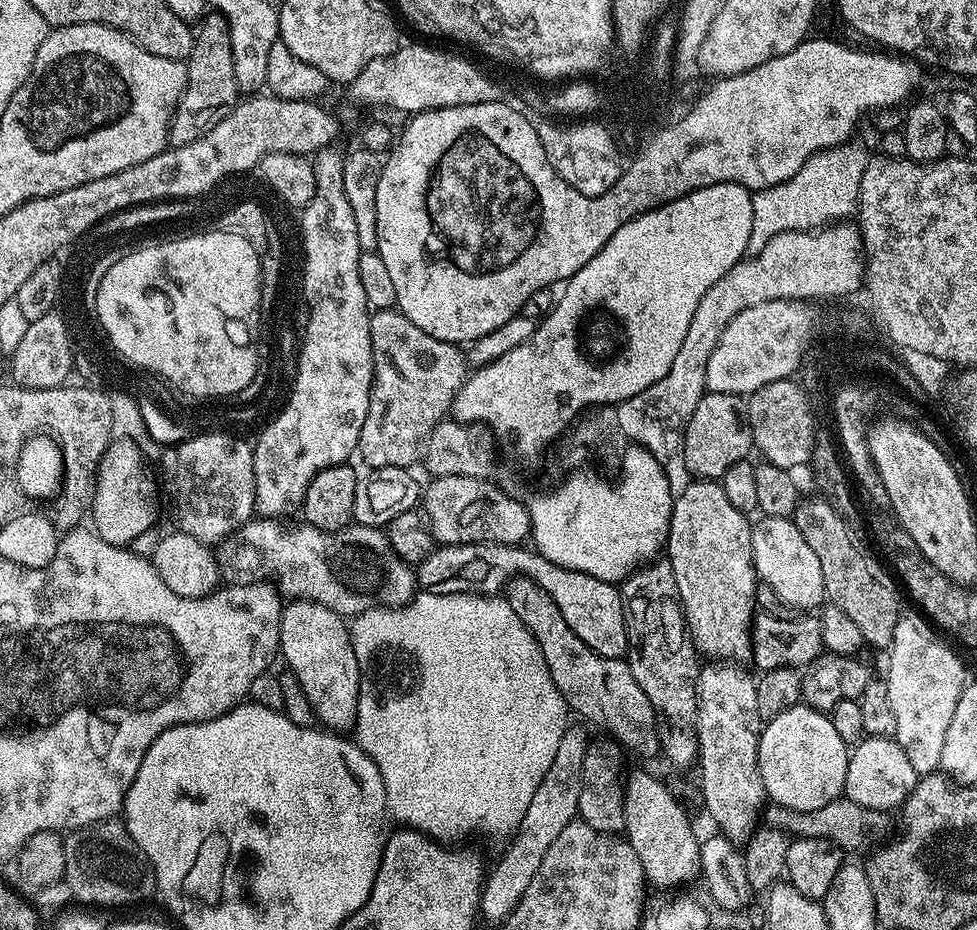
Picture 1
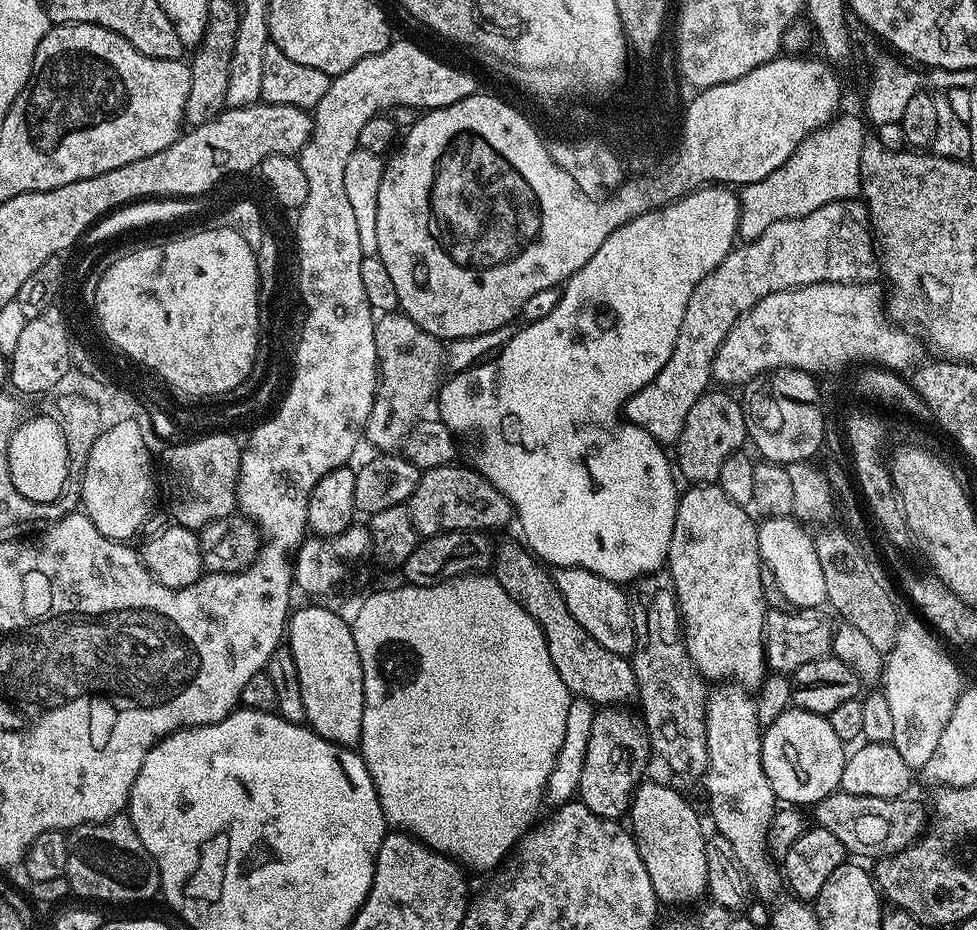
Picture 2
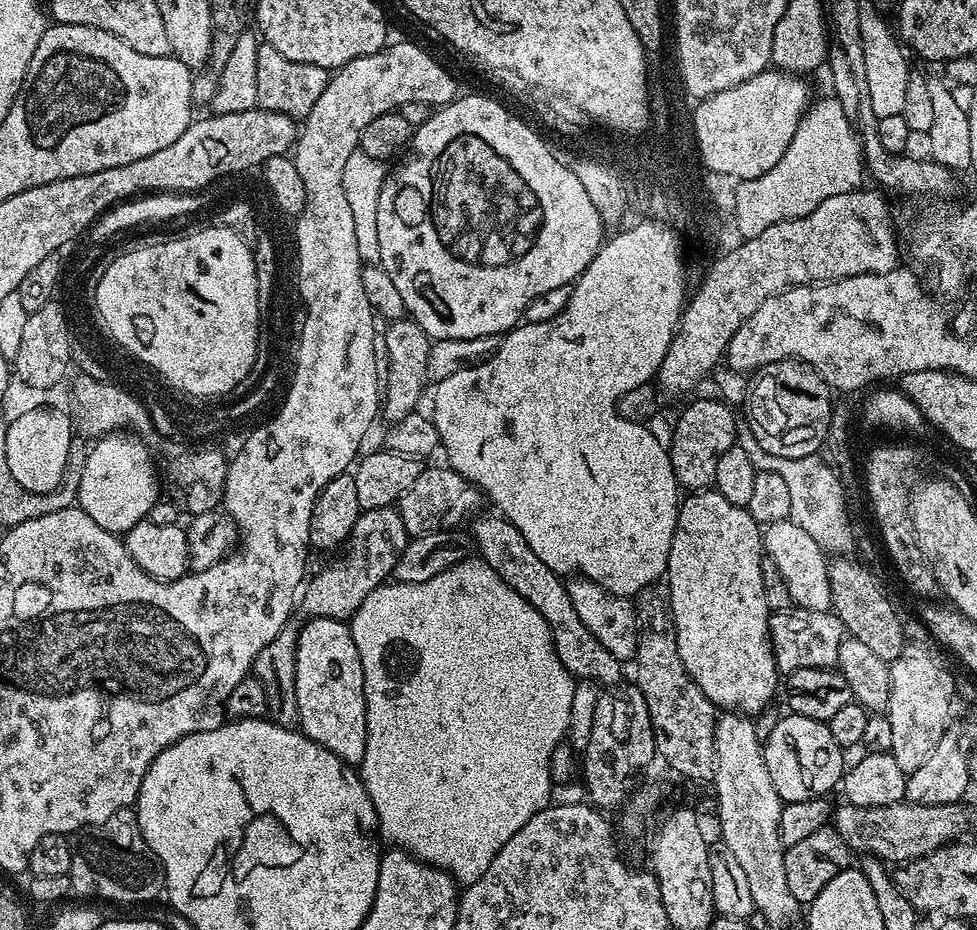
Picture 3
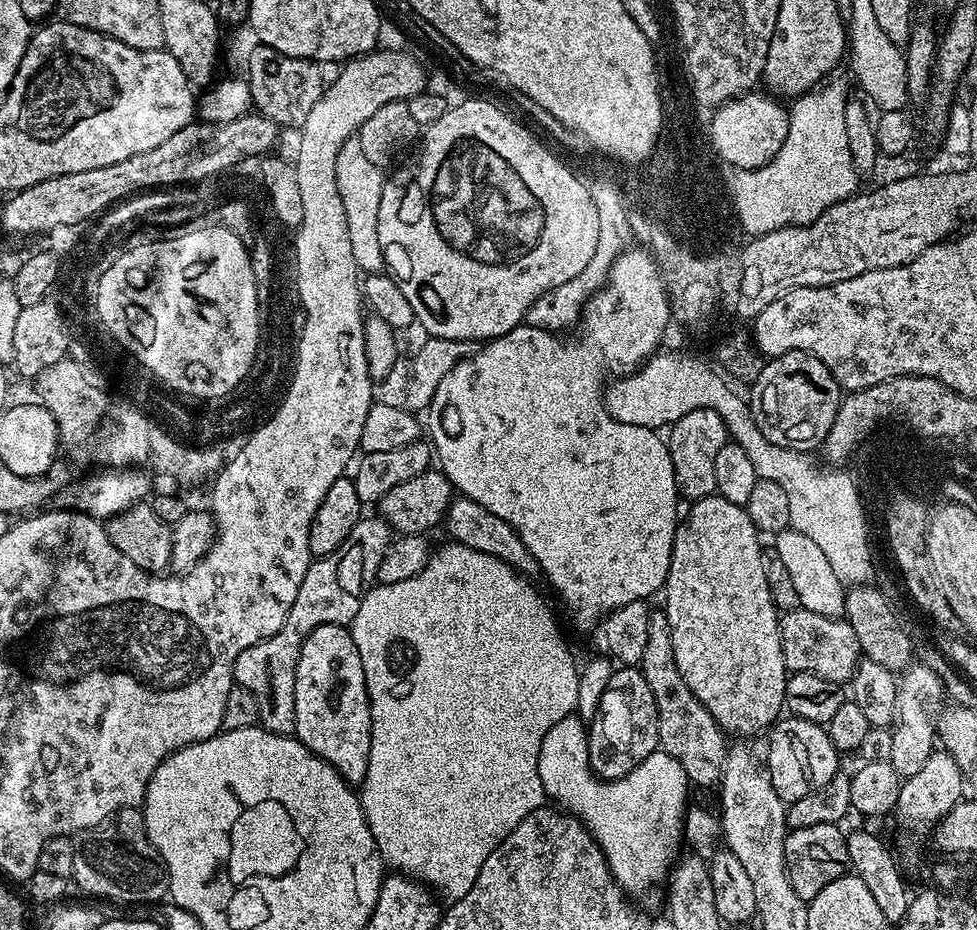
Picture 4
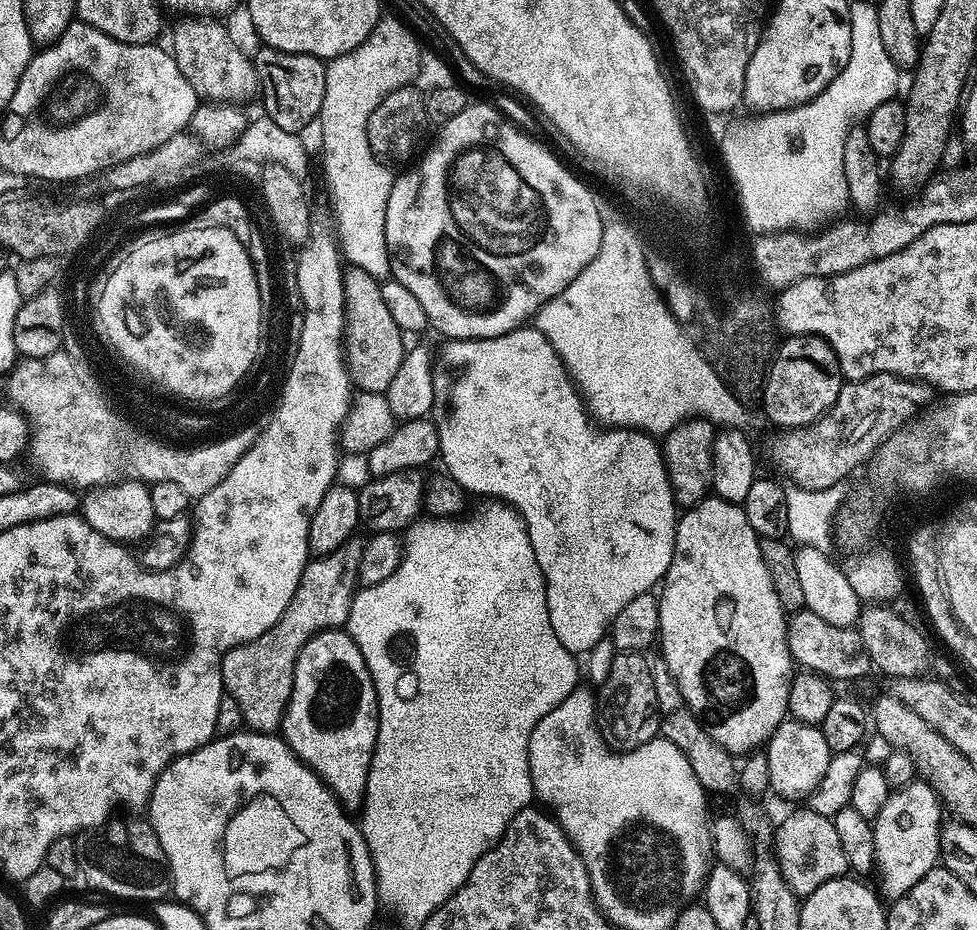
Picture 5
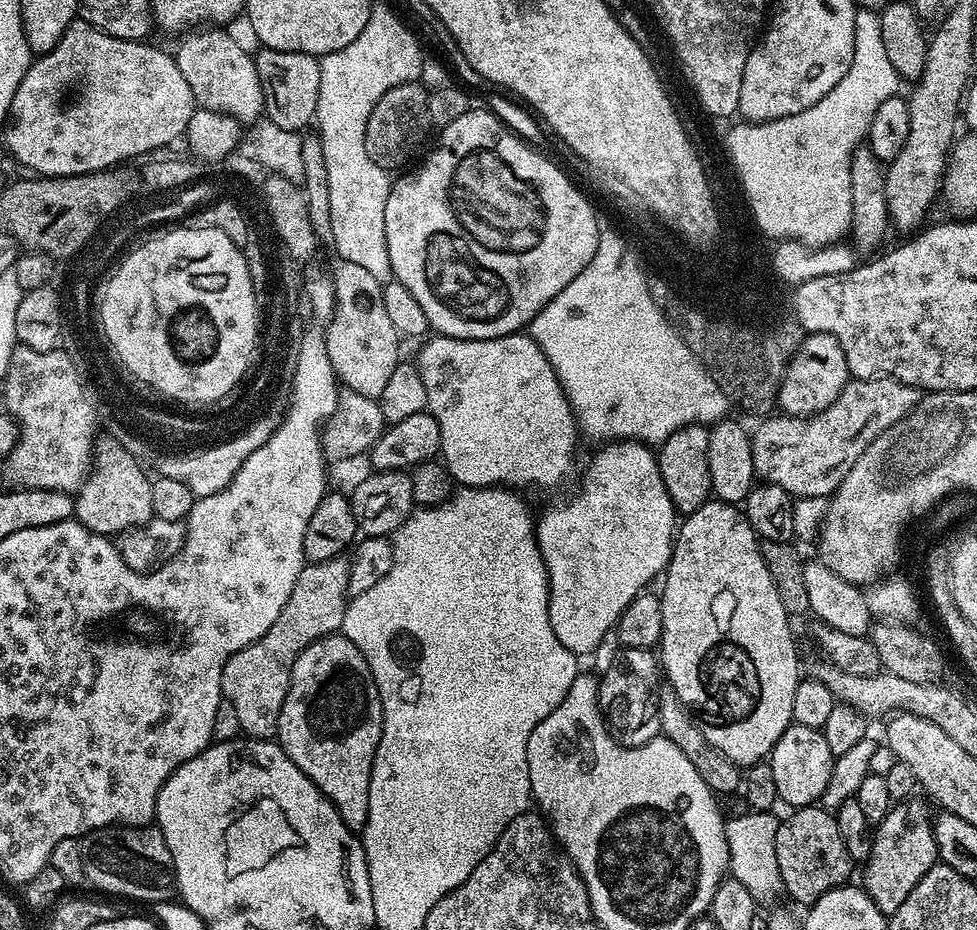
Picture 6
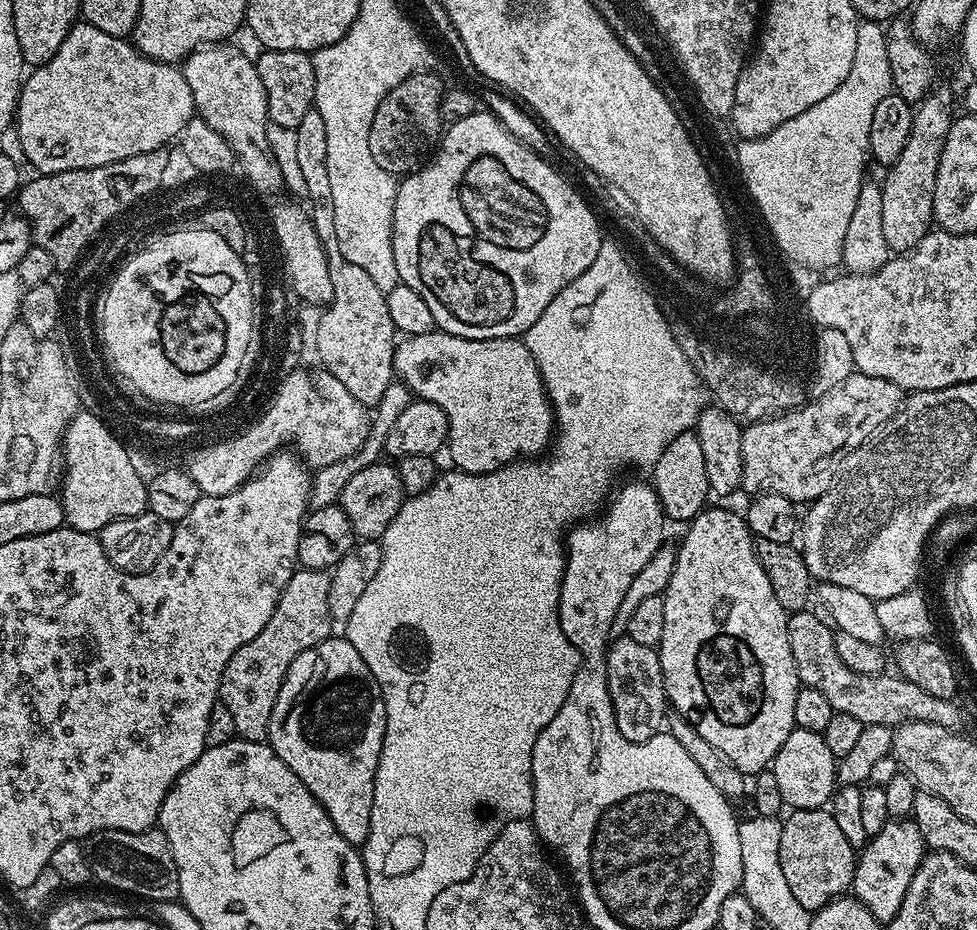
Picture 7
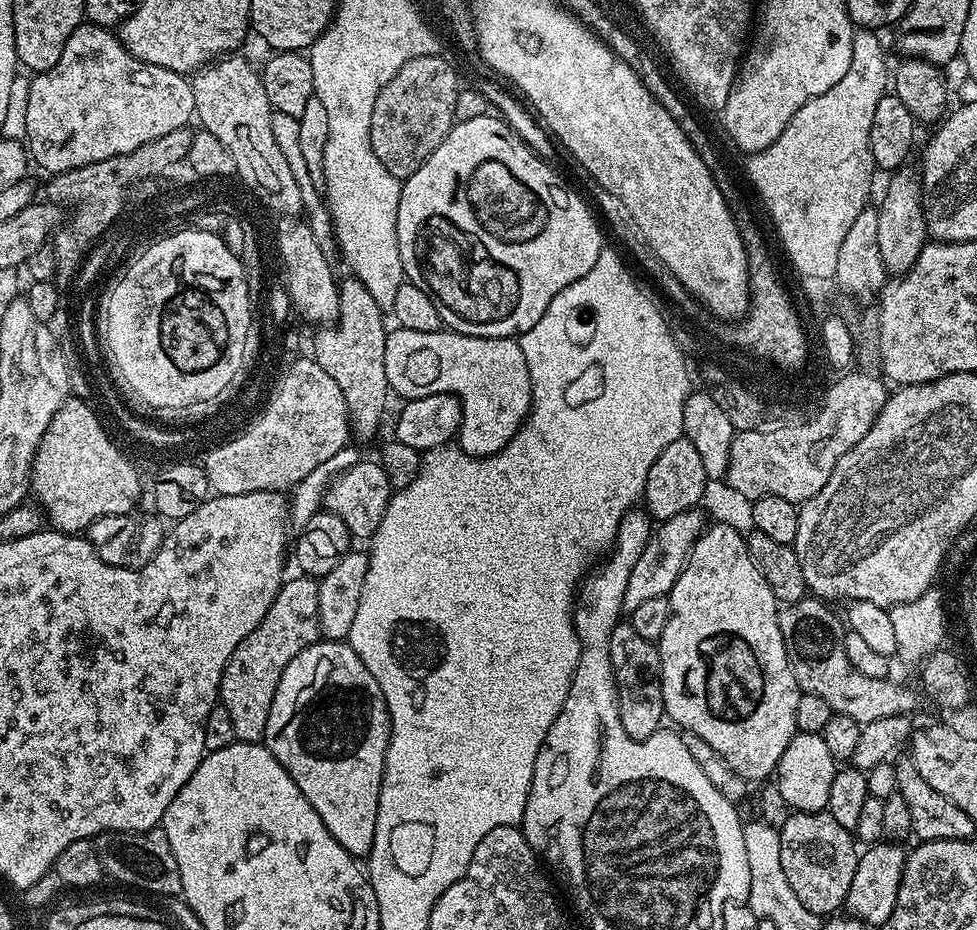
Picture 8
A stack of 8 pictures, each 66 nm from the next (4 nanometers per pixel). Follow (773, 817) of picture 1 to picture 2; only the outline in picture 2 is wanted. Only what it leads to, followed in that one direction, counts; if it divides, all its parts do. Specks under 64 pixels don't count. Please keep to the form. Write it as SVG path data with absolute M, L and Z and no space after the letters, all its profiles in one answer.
M834 791L824 800L819 800L814 806L816 812L815 823L819 827L830 830L830 834L834 834L834 838L838 838L838 842L842 842L845 853L854 855L856 858L864 858L860 856L872 856L871 858L879 858L881 856L893 856L902 850L906 850L914 843L914 841L924 834L926 827L926 808L920 804L915 804L909 798L870 798L869 796L859 796L858 794L850 794L849 792Z

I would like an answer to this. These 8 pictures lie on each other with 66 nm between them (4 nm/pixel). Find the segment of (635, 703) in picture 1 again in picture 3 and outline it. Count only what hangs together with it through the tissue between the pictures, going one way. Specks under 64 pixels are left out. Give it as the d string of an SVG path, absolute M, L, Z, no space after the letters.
M499 514L484 515L477 515L470 524L470 540L475 551L476 548L480 551L477 552L479 559L489 564L498 578L502 578L502 582L510 586L510 590L526 598L526 602L530 602L530 606L534 606L534 610L538 610L538 614L546 618L554 650L562 666L566 666L566 670L577 681L591 681L597 686L615 686L621 683L621 661L616 660L614 654L610 654L610 650L606 650L606 646L602 646L602 642L598 642L594 634L590 634L590 630L586 630L586 622L578 618L578 610L574 610L570 602L567 583L558 573L550 570L550 566L546 566L546 562L542 562L542 558L538 558L534 550L530 550L530 542L522 538L520 531L509 520Z

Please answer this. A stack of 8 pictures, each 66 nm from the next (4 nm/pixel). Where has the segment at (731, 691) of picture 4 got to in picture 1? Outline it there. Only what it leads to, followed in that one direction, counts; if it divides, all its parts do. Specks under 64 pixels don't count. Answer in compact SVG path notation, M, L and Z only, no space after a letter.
M714 480L691 481L672 501L672 517L668 527L666 559L674 570L674 582L678 582L680 607L684 610L684 622L697 653L708 655L720 662L744 662L752 650L752 622L756 606L758 577L752 561L752 524L745 513L730 506L730 498Z

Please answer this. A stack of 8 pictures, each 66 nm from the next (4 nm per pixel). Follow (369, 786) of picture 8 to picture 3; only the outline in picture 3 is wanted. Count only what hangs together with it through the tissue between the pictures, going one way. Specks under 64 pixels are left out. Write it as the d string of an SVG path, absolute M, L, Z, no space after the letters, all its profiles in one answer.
M318 618L301 627L296 647L296 693L299 731L338 754L340 760L358 766L366 754L364 675L358 646L354 646L352 629L345 621Z

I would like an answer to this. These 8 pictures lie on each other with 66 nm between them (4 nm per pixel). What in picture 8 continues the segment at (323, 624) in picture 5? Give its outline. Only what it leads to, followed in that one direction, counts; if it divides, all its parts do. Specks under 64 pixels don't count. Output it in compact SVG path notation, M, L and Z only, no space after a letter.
M296 574L293 580L285 579L262 622L258 622L256 629L242 638L238 650L230 654L220 679L218 700L230 714L237 741L245 744L263 741L266 718L270 718L270 702L274 702L274 690L278 690L282 670L286 670L302 650L320 639L317 581L303 574Z

